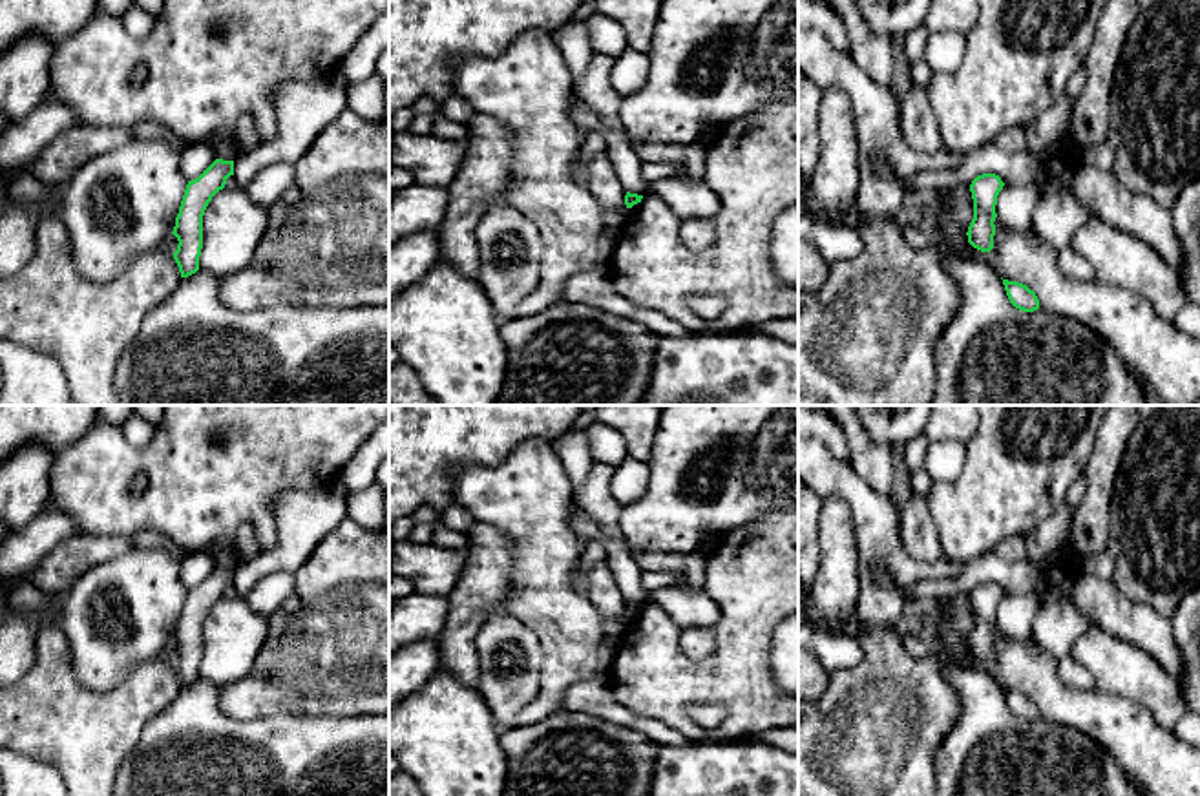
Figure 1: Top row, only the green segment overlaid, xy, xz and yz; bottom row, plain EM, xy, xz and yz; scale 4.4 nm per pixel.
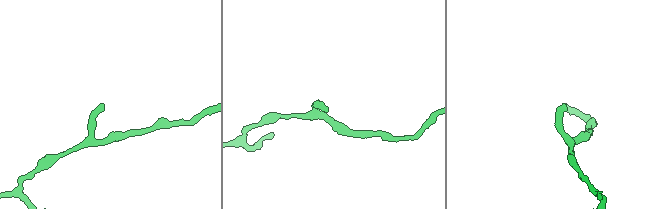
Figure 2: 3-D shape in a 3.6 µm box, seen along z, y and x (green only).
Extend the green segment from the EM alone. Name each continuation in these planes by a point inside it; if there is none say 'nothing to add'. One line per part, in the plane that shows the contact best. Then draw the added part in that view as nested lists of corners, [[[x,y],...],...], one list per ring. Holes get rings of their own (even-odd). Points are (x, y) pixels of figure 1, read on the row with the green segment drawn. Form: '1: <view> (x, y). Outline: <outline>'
nothing to add

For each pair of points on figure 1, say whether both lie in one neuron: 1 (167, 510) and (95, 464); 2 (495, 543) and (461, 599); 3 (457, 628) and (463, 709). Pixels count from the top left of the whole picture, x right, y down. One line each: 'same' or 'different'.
1: same
2: same
3: different

